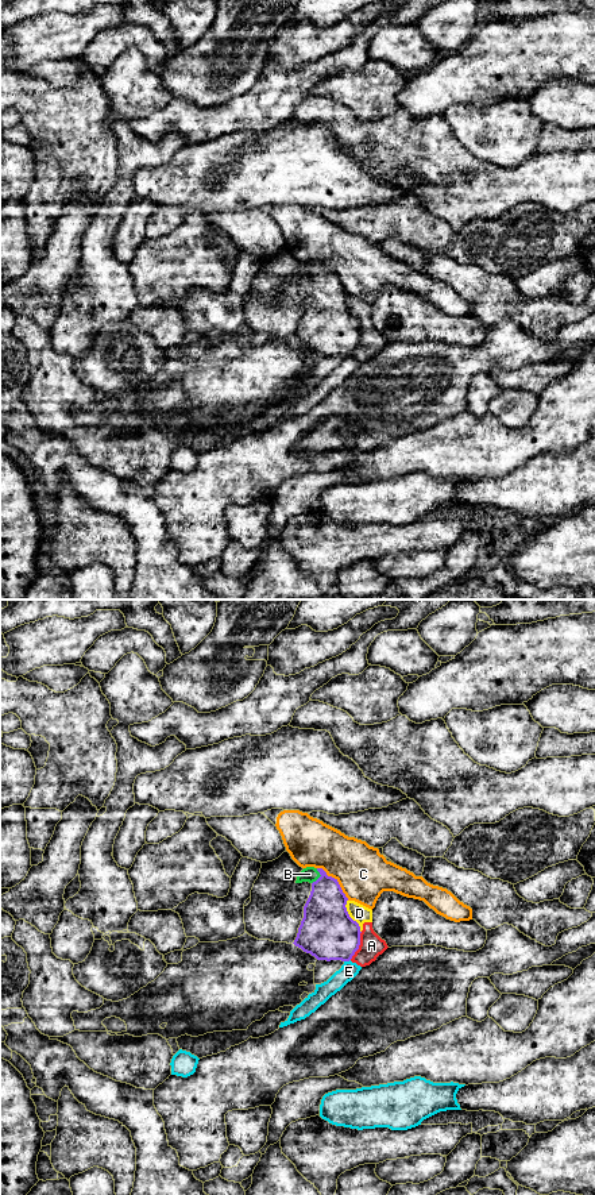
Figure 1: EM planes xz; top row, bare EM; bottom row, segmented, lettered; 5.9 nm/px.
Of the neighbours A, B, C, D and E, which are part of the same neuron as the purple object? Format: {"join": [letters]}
{"join": ["B"]}

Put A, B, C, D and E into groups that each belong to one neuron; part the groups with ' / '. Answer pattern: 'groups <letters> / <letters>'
groups A D / B / C / E

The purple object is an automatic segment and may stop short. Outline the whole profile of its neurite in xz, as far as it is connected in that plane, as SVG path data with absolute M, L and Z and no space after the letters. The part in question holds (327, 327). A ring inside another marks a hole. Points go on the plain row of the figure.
M306 262L295 278L309 277L310 290L294 340L317 355L349 356L360 340L360 321L347 307L348 293L337 274L322 263Z

